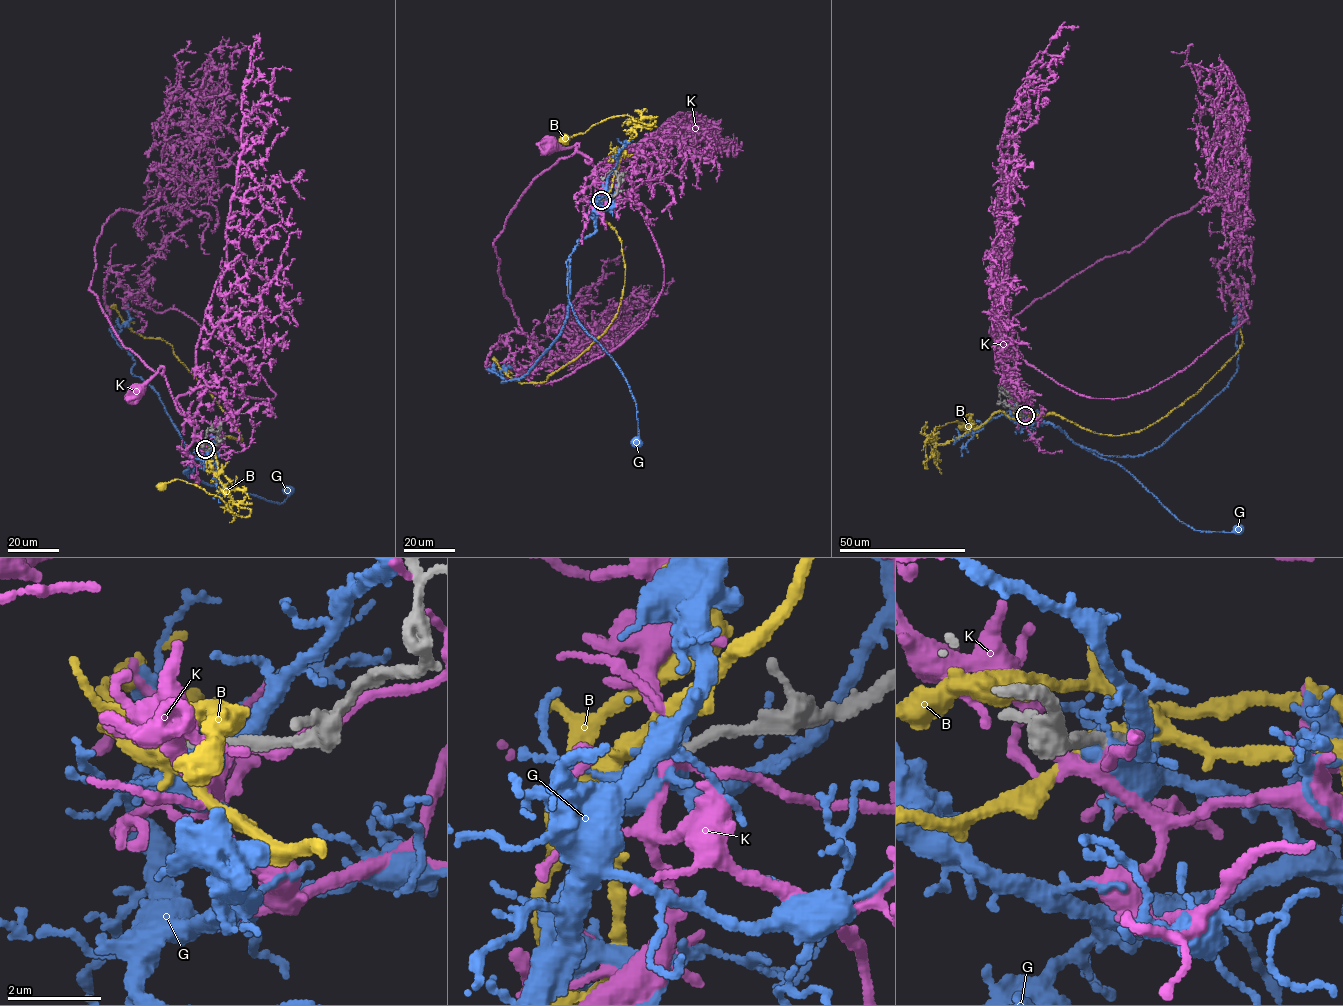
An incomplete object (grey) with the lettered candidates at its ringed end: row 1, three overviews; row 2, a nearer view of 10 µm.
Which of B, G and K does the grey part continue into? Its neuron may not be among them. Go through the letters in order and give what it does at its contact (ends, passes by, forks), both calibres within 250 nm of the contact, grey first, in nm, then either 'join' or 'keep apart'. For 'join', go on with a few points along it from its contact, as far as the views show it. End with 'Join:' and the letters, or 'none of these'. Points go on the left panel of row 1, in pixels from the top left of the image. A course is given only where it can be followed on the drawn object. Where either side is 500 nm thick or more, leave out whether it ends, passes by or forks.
B: it forks | 280/400 nm | keep apart
G: 340/500 nm | keep apart
K: it forks | 240/280 nm | keep apart
Join: none of these

